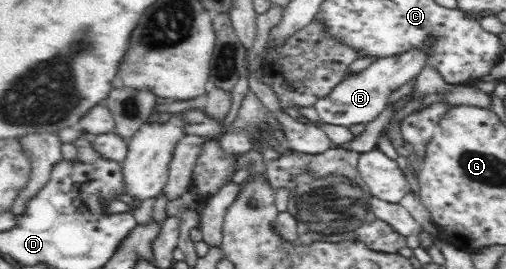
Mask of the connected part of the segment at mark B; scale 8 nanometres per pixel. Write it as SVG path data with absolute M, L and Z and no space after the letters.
M415 51L391 58L375 60L359 74L348 76L335 90L314 103L321 122L349 128L355 124L369 124L388 107L391 95L403 85L413 82L425 69L427 52Z

